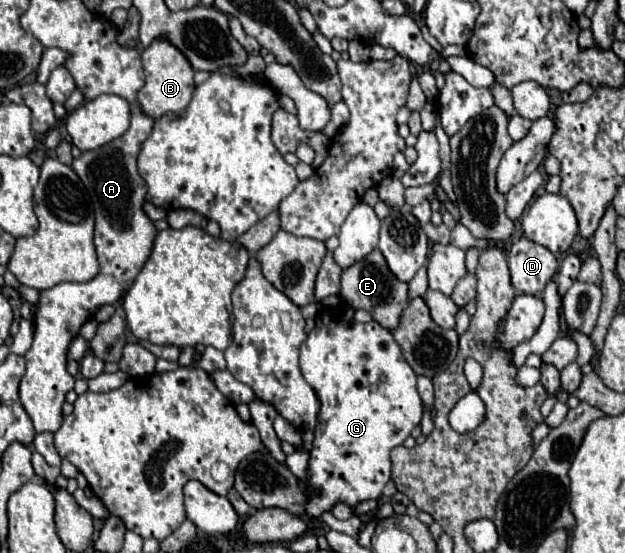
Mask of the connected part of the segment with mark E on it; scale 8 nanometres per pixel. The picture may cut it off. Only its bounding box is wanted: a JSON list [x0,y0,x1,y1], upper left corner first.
[341,250,409,330]

